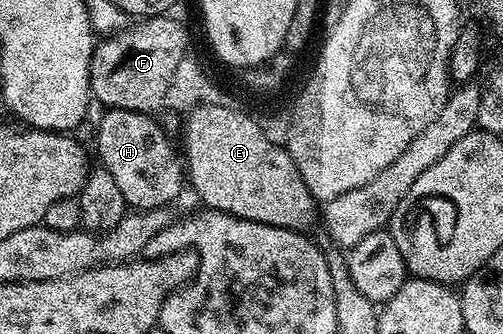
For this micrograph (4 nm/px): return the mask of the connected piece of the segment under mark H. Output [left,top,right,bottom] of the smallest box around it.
[96,108,186,211]

